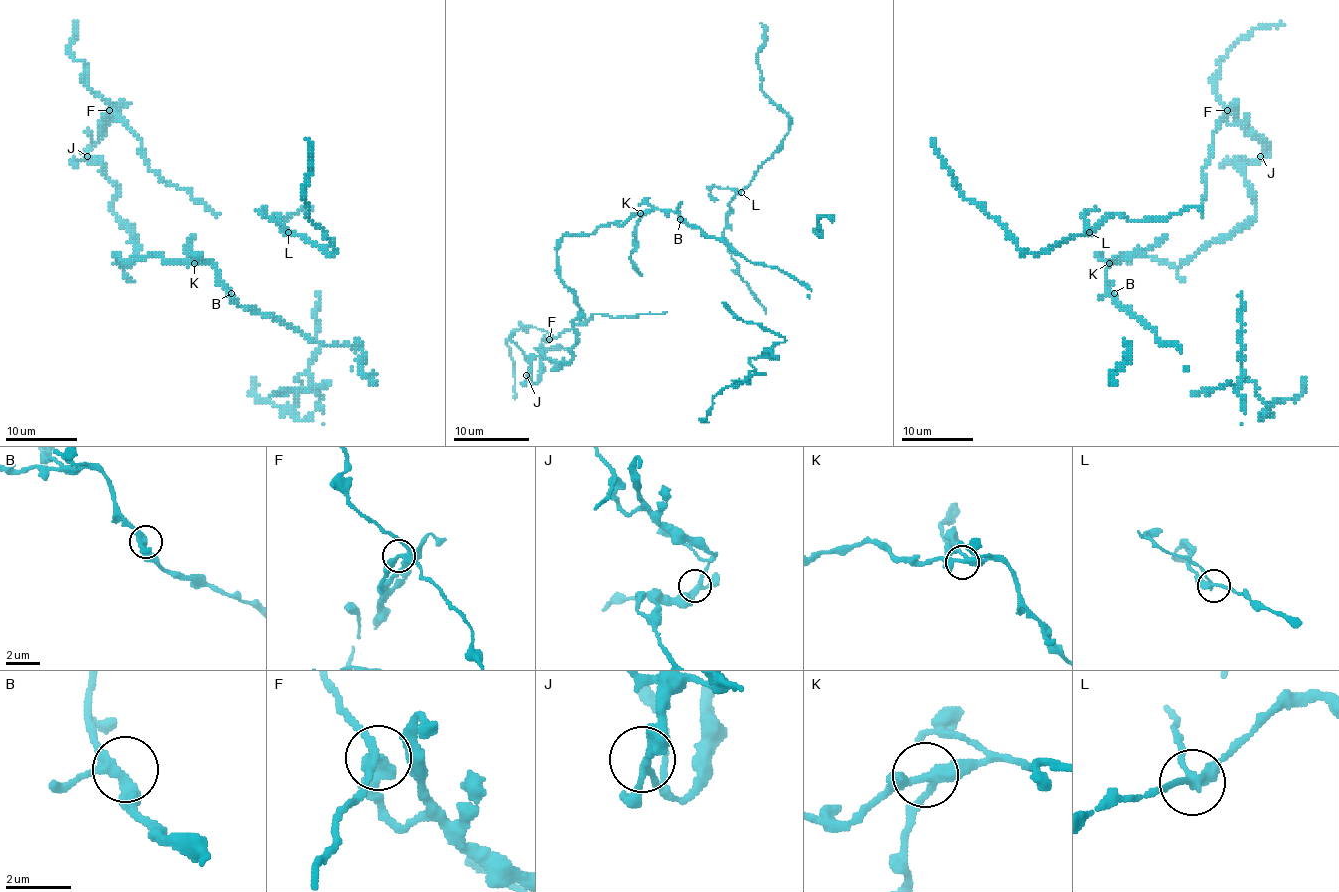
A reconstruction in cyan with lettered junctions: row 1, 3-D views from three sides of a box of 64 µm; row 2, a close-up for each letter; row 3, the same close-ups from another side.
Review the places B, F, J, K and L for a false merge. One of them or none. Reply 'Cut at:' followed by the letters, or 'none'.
Cut at: F

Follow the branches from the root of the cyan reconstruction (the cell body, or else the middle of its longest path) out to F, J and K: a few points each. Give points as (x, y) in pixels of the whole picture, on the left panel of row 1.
F: (140, 259), (115, 255), (117, 261), (128, 266), (137, 247), (112, 211), (115, 184), (89, 157), (108, 109)
J: (140, 259), (115, 255), (117, 261), (124, 266), (133, 261), (133, 234), (112, 211), (115, 184), (87, 156)
K: (140, 259), (155, 254), (167, 261), (194, 263)

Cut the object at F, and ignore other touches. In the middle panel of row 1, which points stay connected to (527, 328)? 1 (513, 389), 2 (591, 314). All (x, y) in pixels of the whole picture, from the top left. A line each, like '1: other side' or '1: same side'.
1: same side
2: same side

